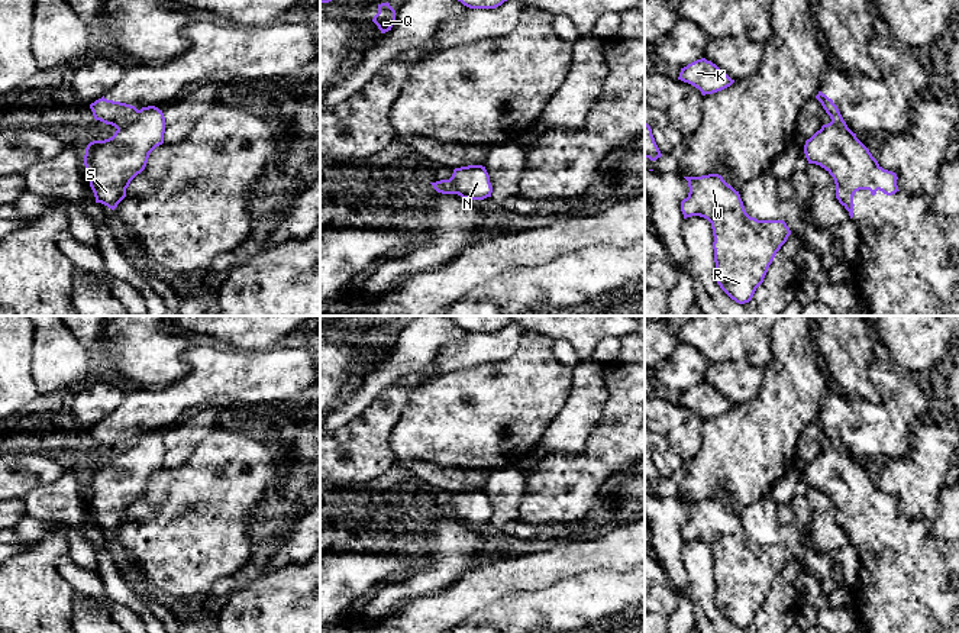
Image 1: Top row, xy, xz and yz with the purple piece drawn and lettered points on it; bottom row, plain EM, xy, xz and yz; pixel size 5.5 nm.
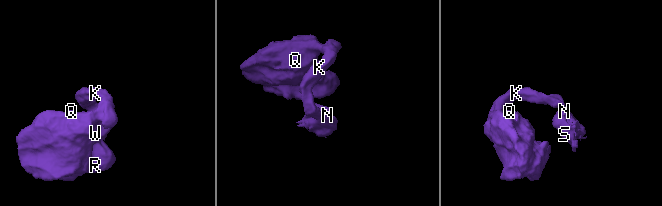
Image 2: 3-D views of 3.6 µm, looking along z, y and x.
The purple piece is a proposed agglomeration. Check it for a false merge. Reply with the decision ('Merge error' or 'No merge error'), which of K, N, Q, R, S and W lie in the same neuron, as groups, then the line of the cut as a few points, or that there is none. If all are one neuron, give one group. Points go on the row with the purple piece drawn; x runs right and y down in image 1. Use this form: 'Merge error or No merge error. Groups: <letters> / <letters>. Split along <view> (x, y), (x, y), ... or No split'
Merge error. Groups: K Q R W / N S. Split along xy (139, 110), (129, 123), (118, 131)

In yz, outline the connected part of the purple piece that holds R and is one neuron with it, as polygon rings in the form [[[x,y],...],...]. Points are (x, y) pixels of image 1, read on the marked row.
[[[719,174],[684,178],[690,193],[681,211],[684,219],[700,216],[711,223],[717,284],[736,303],[749,303],[791,235],[790,227],[784,220],[750,217],[739,191]]]

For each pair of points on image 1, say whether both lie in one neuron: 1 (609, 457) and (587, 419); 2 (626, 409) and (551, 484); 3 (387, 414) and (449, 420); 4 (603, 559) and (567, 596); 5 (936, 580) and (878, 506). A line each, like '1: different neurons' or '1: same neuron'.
1: different neurons
2: same neuron
3: different neurons
4: different neurons
5: same neuron

